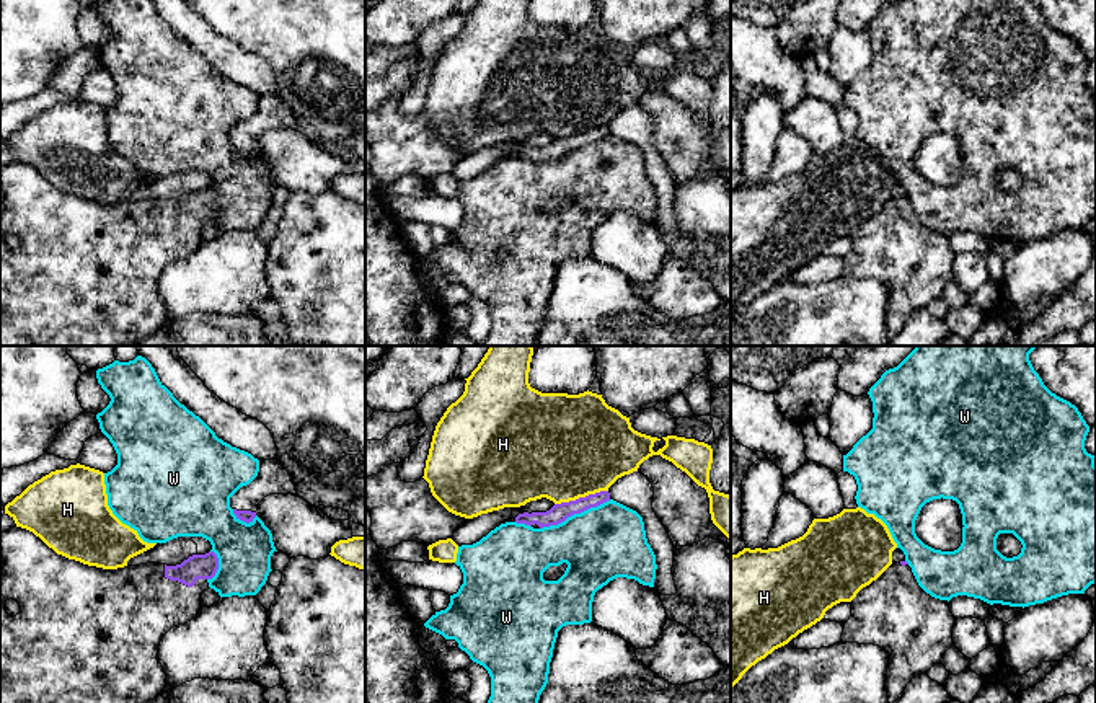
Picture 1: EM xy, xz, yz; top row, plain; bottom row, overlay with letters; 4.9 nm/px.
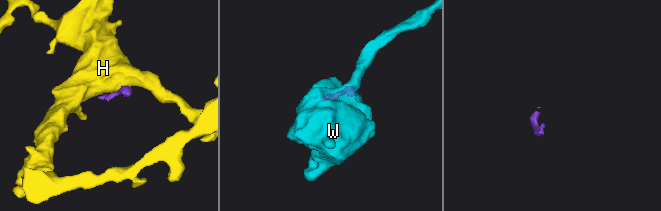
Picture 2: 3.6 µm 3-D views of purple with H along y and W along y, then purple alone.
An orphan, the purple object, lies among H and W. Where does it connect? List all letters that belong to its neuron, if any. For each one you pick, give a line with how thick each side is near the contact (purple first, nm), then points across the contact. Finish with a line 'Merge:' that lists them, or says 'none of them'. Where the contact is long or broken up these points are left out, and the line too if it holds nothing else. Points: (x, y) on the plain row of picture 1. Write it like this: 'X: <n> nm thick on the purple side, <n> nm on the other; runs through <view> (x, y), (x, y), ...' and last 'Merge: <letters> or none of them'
Merge: none of them

